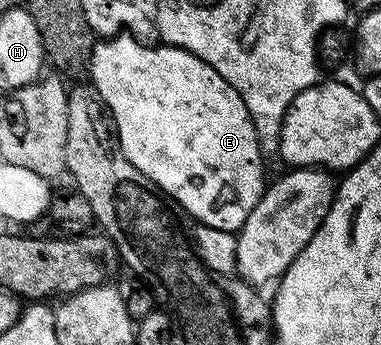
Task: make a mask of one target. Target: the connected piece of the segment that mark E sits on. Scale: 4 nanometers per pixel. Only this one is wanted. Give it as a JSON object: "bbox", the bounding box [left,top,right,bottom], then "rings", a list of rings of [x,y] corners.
{"bbox":[88,34,268,233],"rings":[[[129,34],[111,36],[95,43],[88,76],[95,90],[98,91],[102,103],[105,104],[110,119],[114,122],[118,145],[124,150],[128,162],[132,162],[132,166],[136,166],[136,170],[140,170],[140,174],[152,178],[152,182],[156,182],[158,189],[177,202],[179,209],[187,217],[195,216],[199,225],[207,224],[216,230],[237,233],[238,229],[244,226],[248,214],[260,202],[263,192],[268,187],[268,179],[266,180],[266,164],[262,161],[264,149],[259,141],[258,132],[244,106],[244,98],[240,98],[240,94],[236,94],[232,85],[224,78],[220,78],[220,74],[216,74],[212,70],[212,66],[208,66],[208,62],[196,58],[196,54],[192,54],[188,50],[172,48],[169,44],[163,43],[159,43],[157,46],[143,44],[142,41],[135,40]]]}

